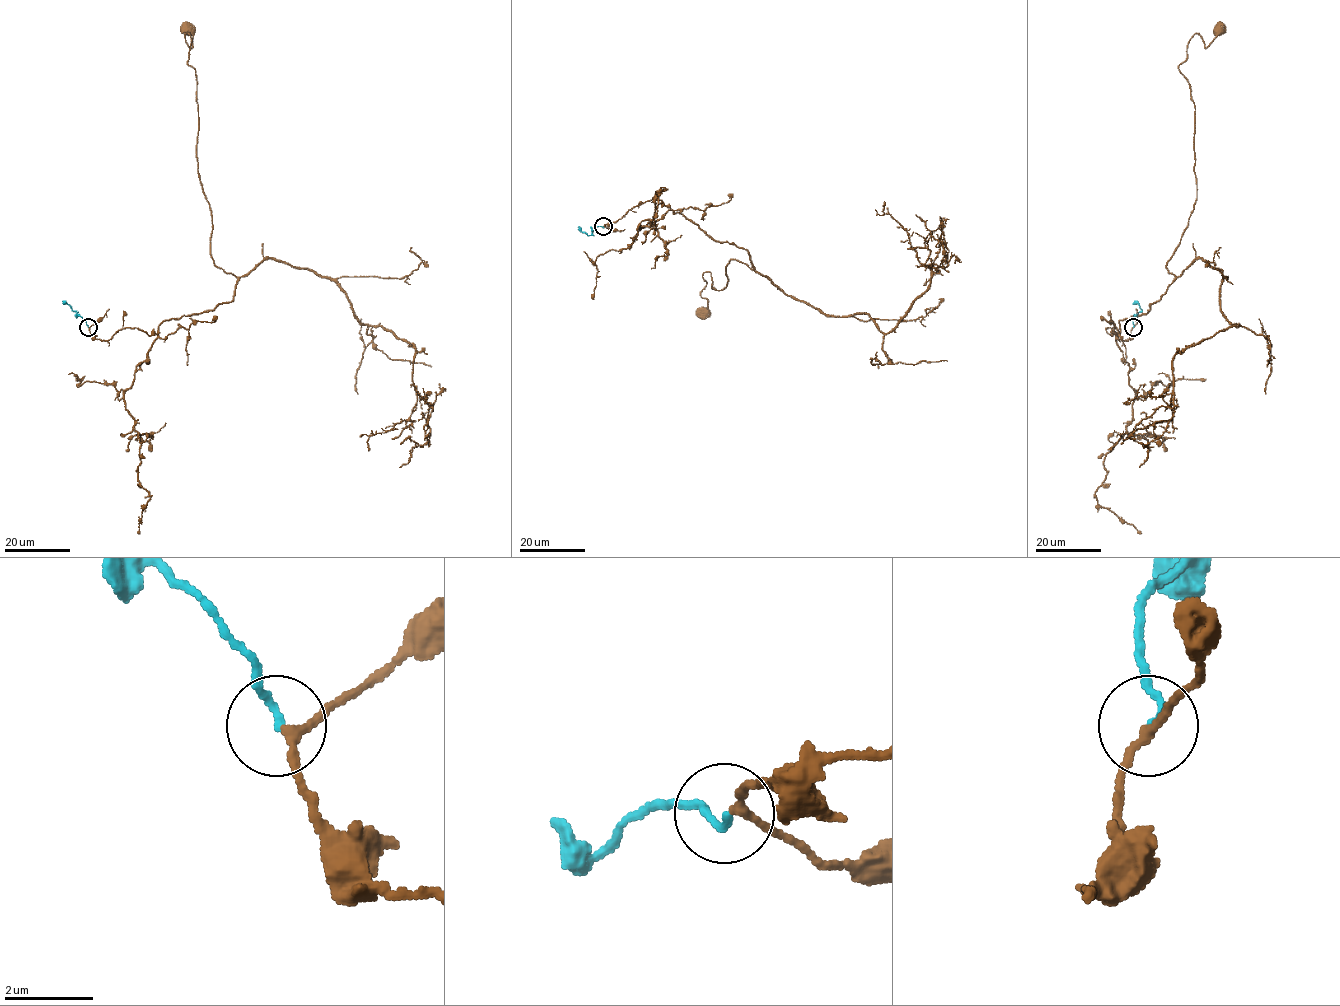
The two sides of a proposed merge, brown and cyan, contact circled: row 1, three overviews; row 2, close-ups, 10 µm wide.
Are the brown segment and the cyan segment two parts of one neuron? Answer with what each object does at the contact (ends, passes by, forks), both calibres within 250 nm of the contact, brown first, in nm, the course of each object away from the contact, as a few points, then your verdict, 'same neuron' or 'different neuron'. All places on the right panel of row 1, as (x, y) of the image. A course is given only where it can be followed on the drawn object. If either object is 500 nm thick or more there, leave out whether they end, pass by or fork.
brown passes by; cyan ends; calibres 170 and 170 nm; course brown (1133, 327), (1127, 340), (1106, 331), (1175, 278), (1166, 264), (1197, 199), (1178, 66), (1220, 27); course cyan (1133, 327), (1132, 318), (1141, 310), (1137, 303), (1132, 304); same neuron

